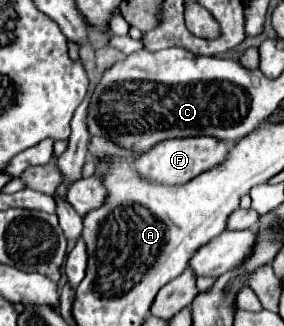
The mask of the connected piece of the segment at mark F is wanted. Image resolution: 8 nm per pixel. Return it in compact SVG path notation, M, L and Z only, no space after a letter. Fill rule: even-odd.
M209 136L171 138L171 140L165 140L165 142L157 142L157 146L143 152L133 162L133 166L135 166L135 170L139 172L141 178L149 178L149 180L159 182L159 184L175 186L175 184L191 182L193 178L197 178L197 174L203 174L205 170L211 170L213 166L219 166L221 162L225 162L229 150L231 150L231 144L221 142L217 138L209 138Z

